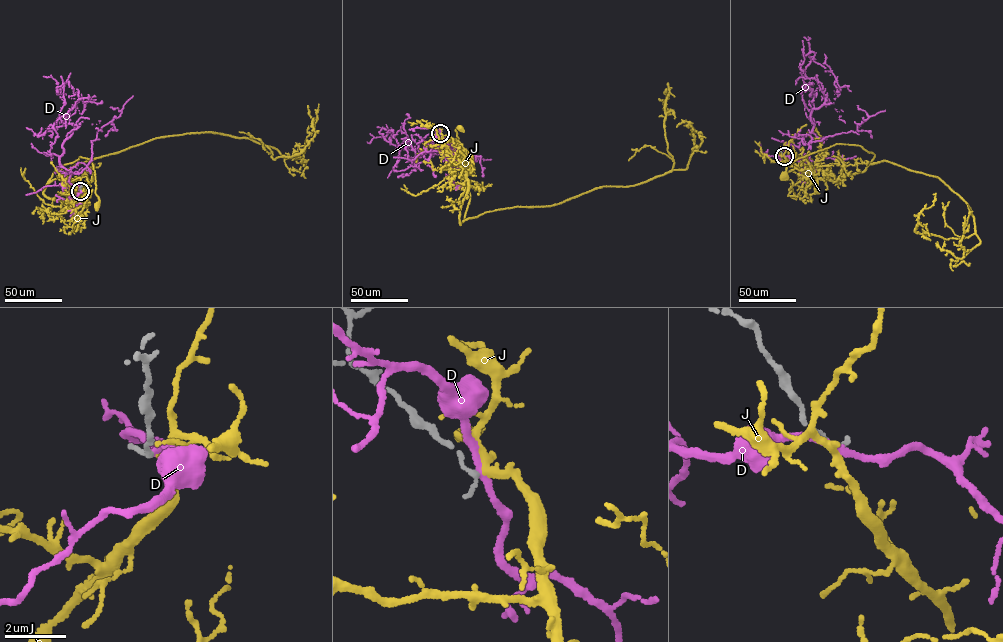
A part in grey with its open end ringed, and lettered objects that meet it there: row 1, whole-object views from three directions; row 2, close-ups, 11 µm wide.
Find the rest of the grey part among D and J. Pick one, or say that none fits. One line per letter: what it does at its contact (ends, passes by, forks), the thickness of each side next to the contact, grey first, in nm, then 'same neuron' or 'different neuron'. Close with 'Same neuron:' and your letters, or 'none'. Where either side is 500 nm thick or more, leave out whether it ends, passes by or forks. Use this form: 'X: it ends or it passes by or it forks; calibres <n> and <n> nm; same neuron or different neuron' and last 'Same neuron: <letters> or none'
D: it passes by; calibres 170 and 200 nm; different neuron
J: it passes by; calibres 170 and 260 nm; same neuron
Same neuron: J

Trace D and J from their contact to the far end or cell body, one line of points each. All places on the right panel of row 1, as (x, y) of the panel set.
D: (784, 156), (805, 154), (800, 142), (814, 124), (801, 92), (802, 49), (851, 90)
J: (784, 156), (790, 165), (833, 180), (862, 172), (874, 156), (861, 146), (835, 144), (789, 163), (784, 176)

